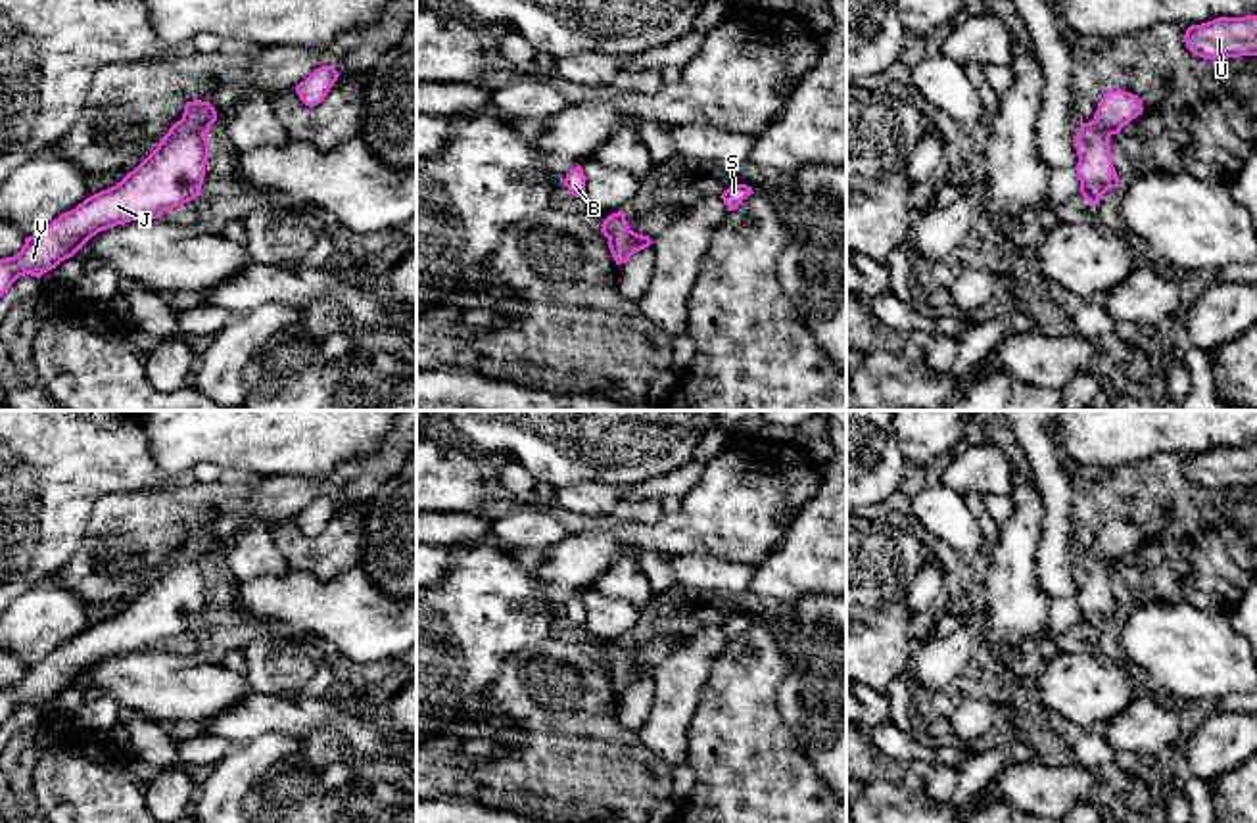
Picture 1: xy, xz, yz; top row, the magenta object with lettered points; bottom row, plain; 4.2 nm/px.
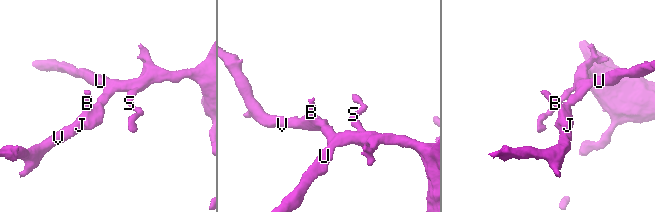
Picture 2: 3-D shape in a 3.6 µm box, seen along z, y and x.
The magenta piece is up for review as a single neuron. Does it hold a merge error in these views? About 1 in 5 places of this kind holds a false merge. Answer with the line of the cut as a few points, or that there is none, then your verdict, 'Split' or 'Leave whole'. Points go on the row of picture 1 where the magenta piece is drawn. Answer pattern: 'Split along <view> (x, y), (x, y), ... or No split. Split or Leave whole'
No split. Leave whole

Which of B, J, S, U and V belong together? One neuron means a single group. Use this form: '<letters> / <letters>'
B J S U V

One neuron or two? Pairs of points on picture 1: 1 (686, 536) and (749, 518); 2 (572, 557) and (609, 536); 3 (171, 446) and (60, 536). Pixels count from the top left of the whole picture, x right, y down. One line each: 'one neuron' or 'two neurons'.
1: one neuron
2: one neuron
3: two neurons

